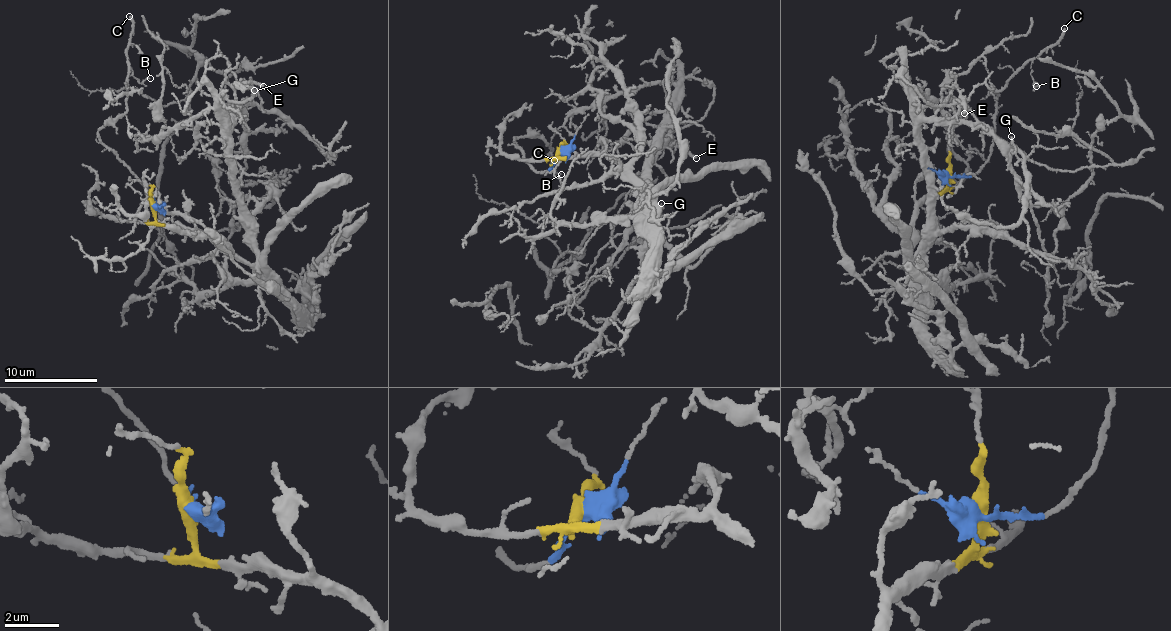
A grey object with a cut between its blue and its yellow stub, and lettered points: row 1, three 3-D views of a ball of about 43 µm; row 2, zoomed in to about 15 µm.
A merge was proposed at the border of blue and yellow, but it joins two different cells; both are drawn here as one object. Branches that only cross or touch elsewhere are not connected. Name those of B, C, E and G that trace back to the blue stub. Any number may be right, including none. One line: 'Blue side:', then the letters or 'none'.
Blue side: B, C

